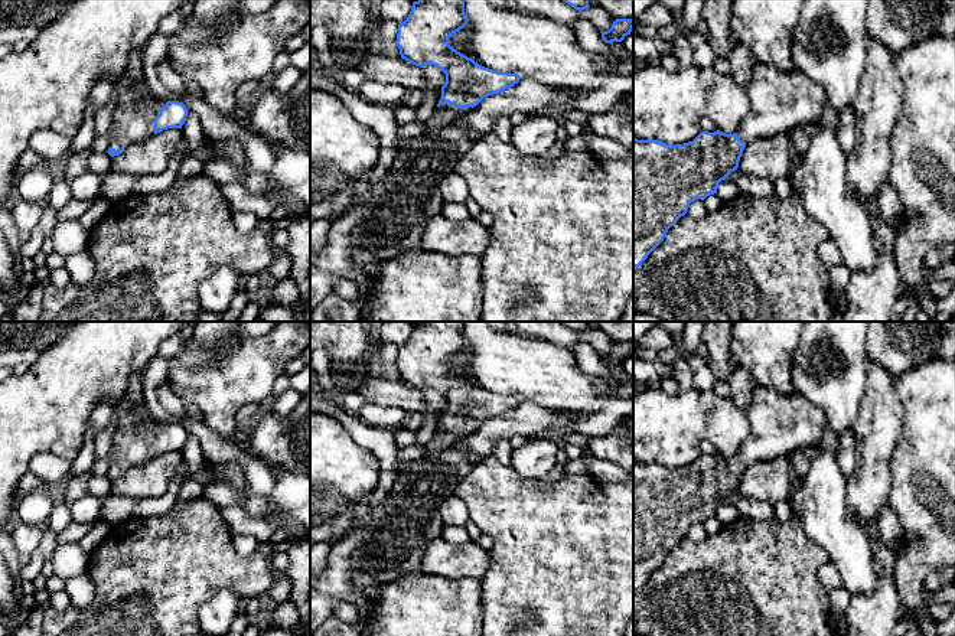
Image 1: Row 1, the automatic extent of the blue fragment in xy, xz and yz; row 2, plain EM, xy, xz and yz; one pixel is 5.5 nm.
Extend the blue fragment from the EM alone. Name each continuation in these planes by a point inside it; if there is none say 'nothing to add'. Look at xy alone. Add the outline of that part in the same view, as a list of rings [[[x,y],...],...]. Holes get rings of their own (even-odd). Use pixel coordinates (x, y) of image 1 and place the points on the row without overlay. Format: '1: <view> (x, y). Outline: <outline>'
1: xy (129, 449). Outline: [[[144,401],[130,412],[121,415],[108,453],[110,472],[127,472],[154,459],[154,441],[166,425],[166,423],[157,421],[150,414]],[[141,421],[153,421],[156,430],[146,436],[140,434],[134,425]]]

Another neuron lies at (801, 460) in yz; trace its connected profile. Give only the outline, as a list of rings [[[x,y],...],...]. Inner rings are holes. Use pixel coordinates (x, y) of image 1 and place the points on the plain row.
[[[819,446],[817,447],[808,447],[799,451],[795,451],[791,454],[791,464],[792,464],[792,473],[793,473],[793,482],[789,490],[788,500],[792,502],[792,496],[802,485],[805,474],[814,464],[817,456],[819,453]]]

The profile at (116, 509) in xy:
[[[183,476],[173,477],[167,490],[159,498],[131,500],[128,496],[110,495],[102,505],[98,521],[91,525],[71,524],[56,535],[56,548],[63,544],[78,542],[97,524],[105,524],[111,528],[130,519],[166,515],[177,503],[185,479]]]

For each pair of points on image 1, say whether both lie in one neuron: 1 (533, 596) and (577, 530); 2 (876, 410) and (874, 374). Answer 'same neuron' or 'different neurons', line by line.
1: same neuron
2: same neuron

